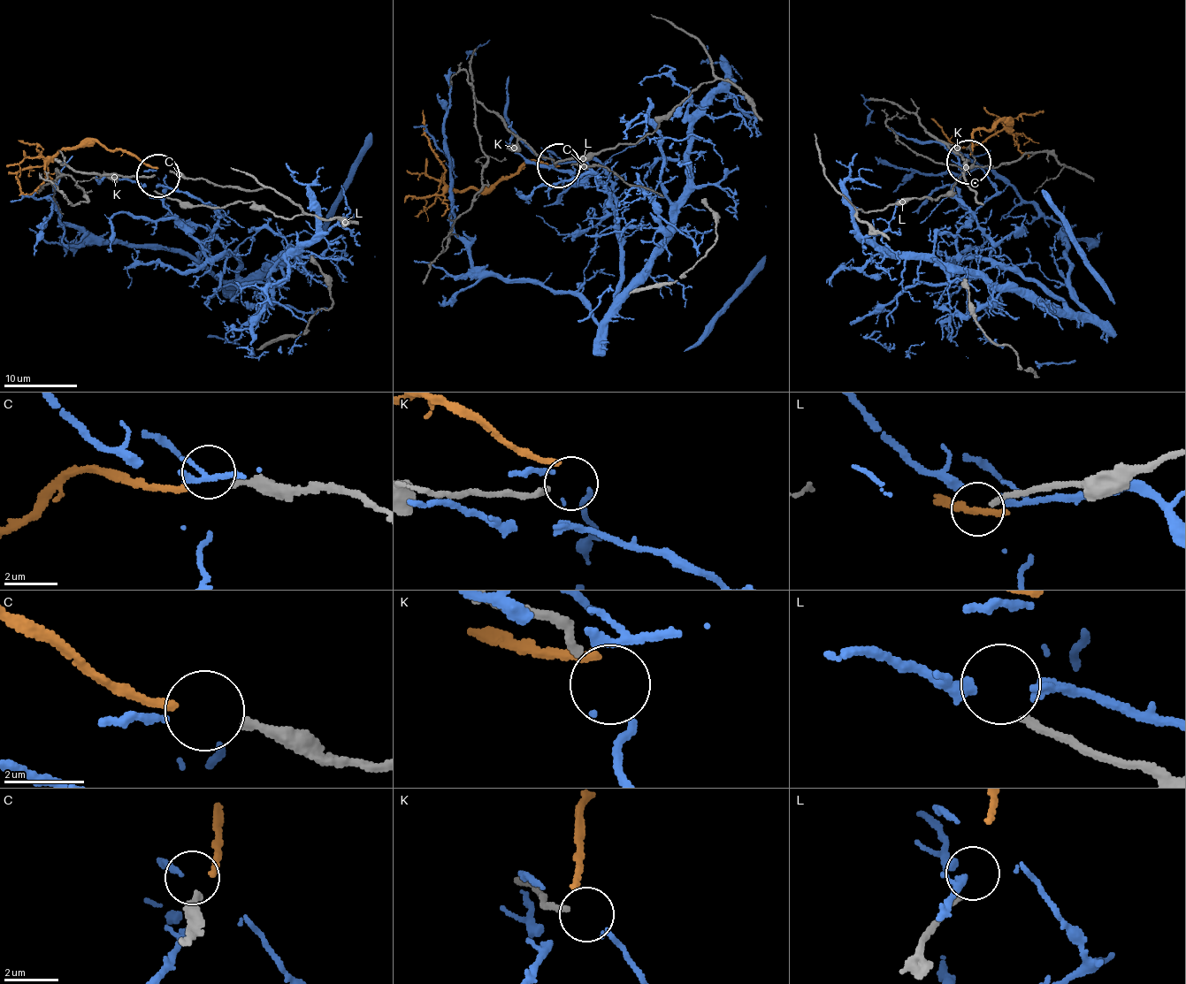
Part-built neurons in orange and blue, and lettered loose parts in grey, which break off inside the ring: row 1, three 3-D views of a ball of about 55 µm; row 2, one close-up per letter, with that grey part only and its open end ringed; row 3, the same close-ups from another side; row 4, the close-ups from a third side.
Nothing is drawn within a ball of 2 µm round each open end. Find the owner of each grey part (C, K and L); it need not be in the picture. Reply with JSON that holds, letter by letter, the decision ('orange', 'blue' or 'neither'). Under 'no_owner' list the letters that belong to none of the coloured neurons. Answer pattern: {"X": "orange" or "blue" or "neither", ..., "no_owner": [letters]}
{"C": "orange", "K": "neither", "L": "neither", "no_owner": ["K", "L"]}

